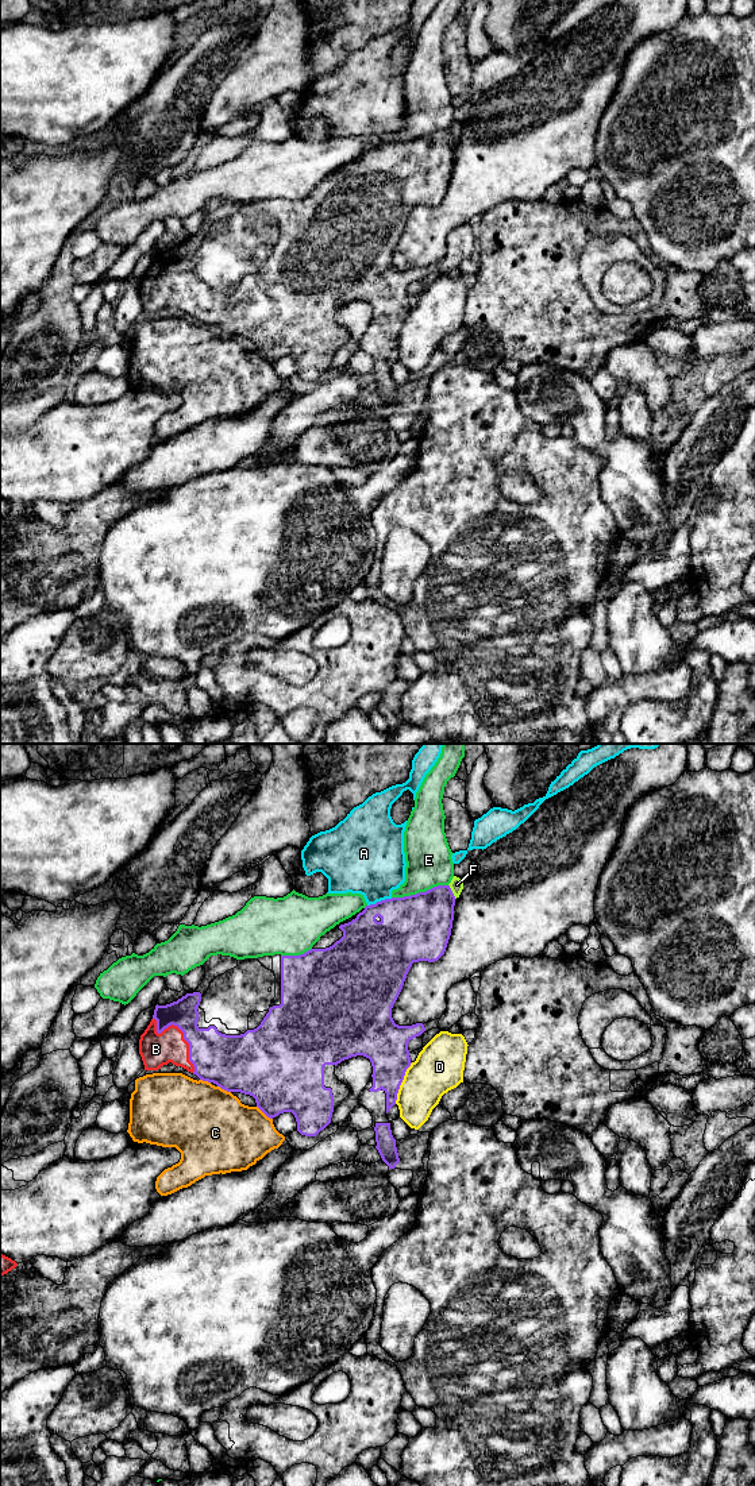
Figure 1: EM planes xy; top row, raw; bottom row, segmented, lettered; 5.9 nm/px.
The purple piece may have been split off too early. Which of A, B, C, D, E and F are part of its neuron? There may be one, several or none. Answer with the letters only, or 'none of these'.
B

